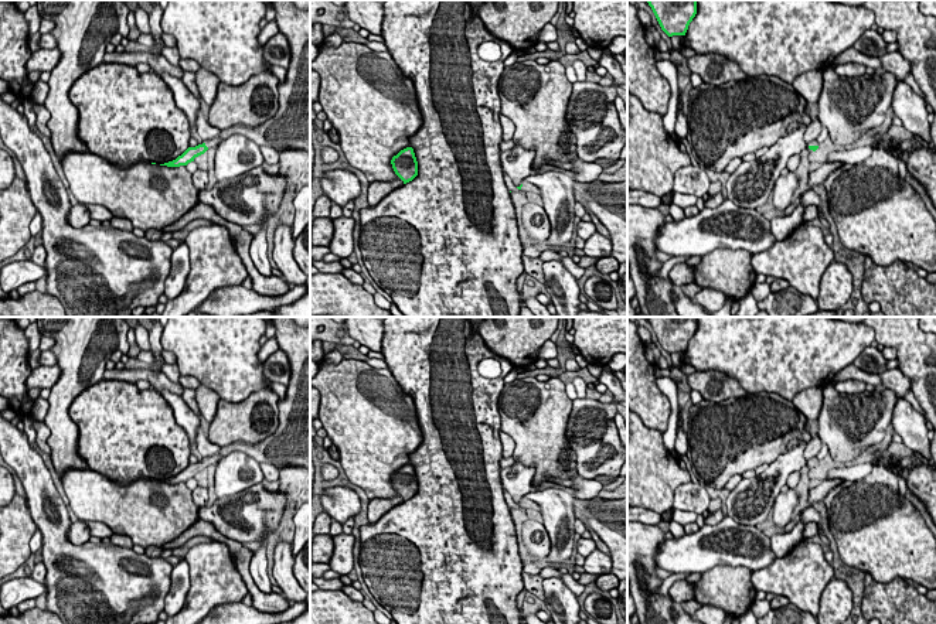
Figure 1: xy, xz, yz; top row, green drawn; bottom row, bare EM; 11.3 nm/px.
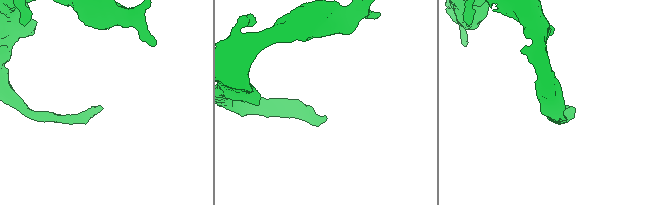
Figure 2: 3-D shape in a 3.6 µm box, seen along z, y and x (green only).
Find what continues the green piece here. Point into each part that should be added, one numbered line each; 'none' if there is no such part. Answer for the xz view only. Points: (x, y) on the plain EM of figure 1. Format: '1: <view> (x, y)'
1: xz (527, 504)

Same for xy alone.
1: xy (289, 445)

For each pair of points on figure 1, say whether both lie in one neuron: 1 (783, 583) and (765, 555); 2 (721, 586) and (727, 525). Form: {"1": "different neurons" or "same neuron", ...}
{"1": "different neurons", "2": "different neurons"}

